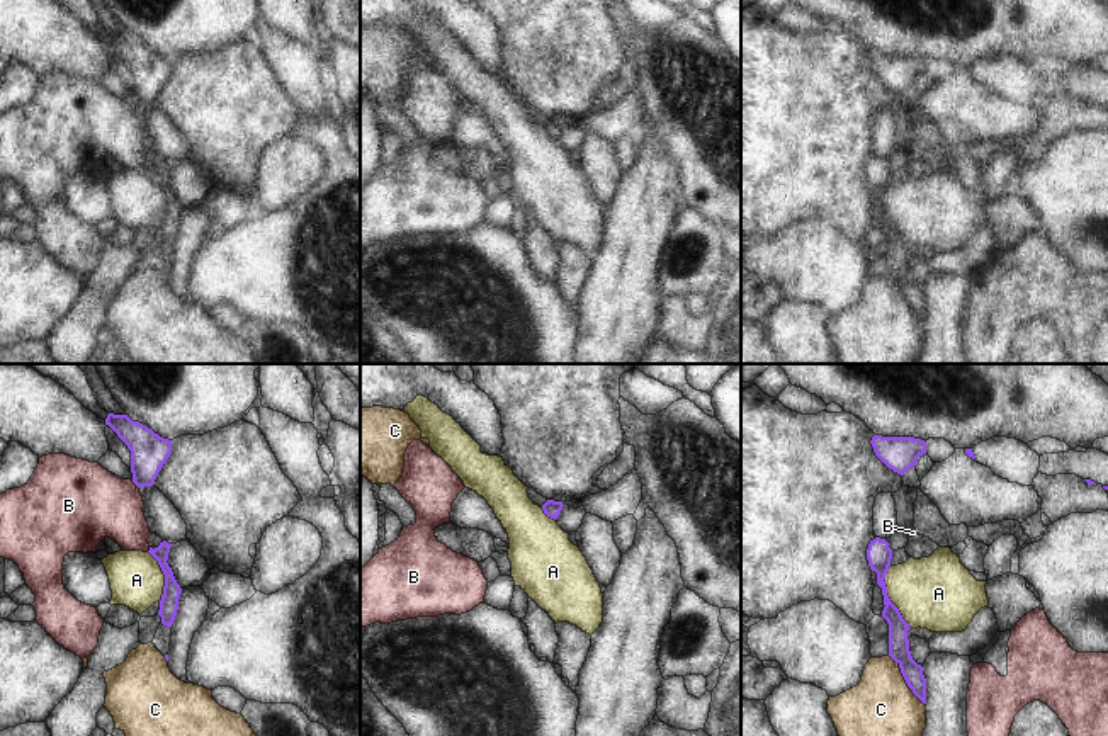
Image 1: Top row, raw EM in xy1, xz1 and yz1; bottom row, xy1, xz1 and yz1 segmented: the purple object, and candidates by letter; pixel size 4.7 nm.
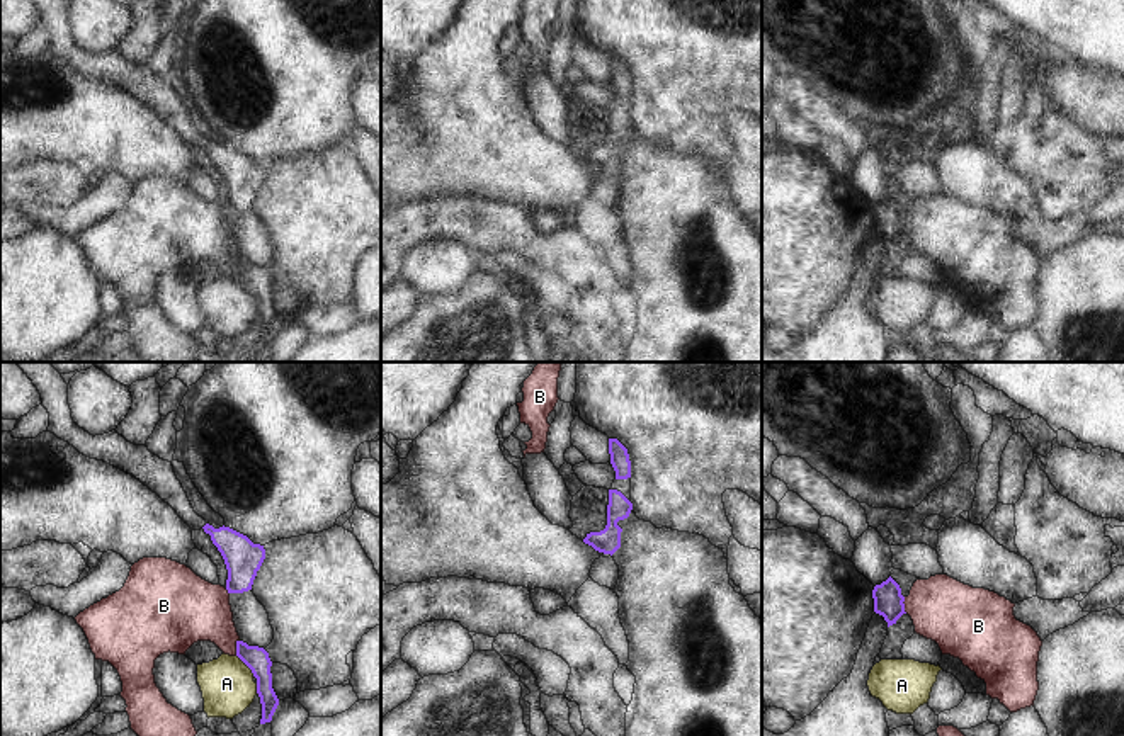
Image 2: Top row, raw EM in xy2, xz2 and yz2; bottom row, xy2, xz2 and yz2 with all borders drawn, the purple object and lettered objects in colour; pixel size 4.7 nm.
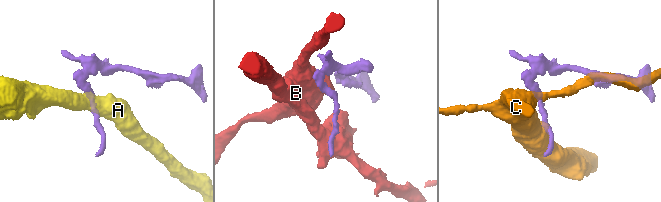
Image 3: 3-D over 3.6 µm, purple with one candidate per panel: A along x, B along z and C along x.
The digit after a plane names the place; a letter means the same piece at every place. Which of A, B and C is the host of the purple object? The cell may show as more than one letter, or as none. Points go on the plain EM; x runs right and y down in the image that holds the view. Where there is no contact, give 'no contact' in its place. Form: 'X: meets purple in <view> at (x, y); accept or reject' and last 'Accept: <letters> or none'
A: meets purple in yz1 at (887, 216); reject
B: meets purple in xy2 at (237, 267); reject
C: meets purple in yz1 at (904, 298); reject
Accept: none

